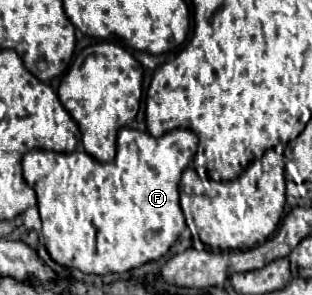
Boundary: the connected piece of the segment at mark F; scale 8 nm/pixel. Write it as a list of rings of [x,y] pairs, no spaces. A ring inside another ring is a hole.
[[[125,127],[119,131],[117,137],[117,155],[113,159],[113,163],[99,163],[95,161],[91,155],[87,155],[85,151],[73,151],[73,153],[55,153],[55,151],[43,151],[43,149],[33,149],[29,153],[23,155],[23,177],[27,181],[27,185],[35,191],[37,195],[37,207],[42,221],[42,229],[40,232],[41,241],[45,241],[45,247],[51,255],[51,259],[63,267],[75,267],[81,269],[85,274],[105,275],[106,273],[123,274],[129,269],[141,267],[149,261],[157,261],[161,259],[169,247],[177,241],[177,237],[181,235],[181,231],[185,229],[185,217],[183,211],[179,207],[179,179],[181,173],[187,169],[187,165],[191,163],[193,155],[197,151],[197,135],[193,131],[187,129],[175,129],[169,131],[167,135],[155,139],[149,133],[143,131],[135,131],[135,129]]]

